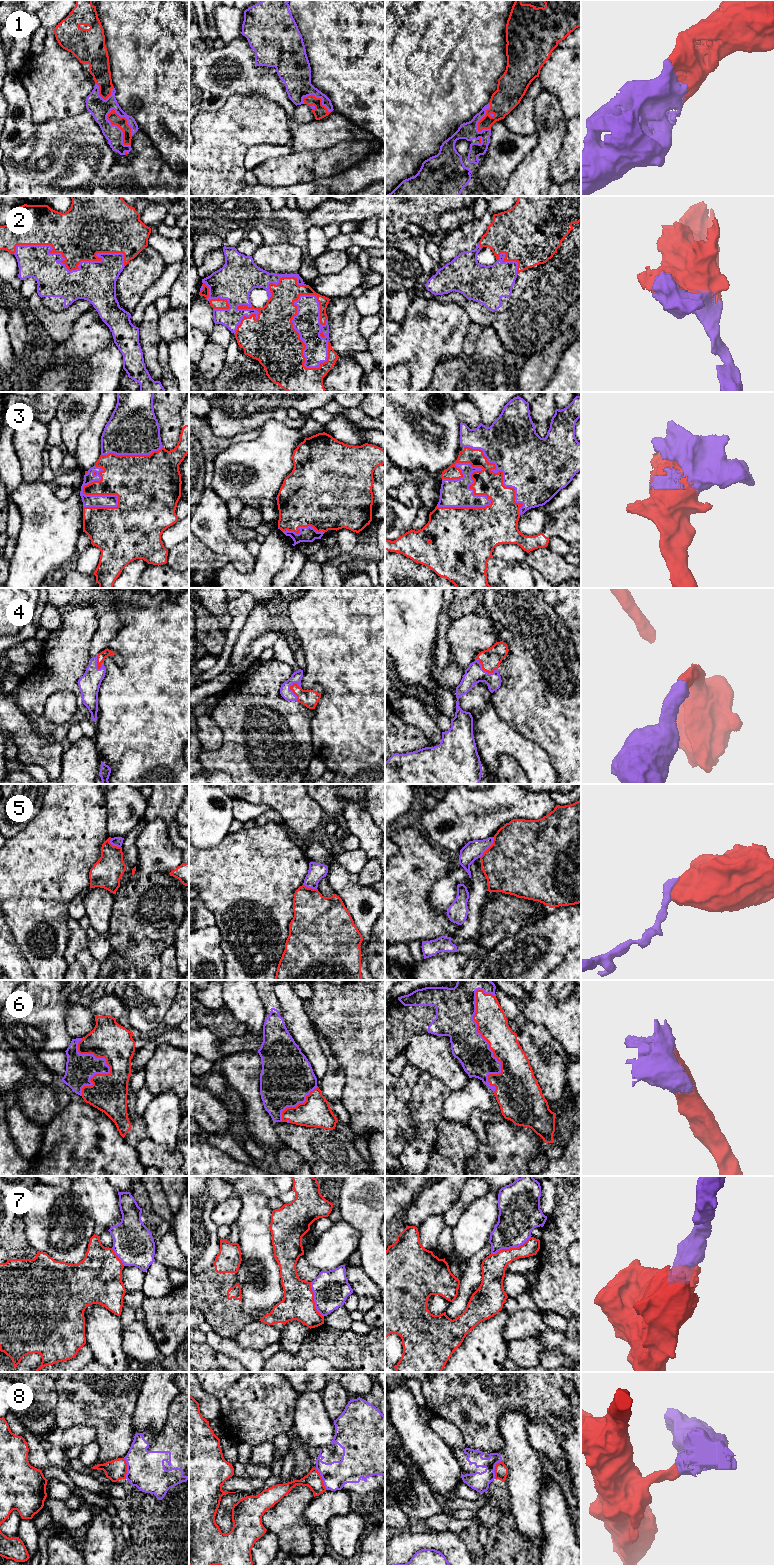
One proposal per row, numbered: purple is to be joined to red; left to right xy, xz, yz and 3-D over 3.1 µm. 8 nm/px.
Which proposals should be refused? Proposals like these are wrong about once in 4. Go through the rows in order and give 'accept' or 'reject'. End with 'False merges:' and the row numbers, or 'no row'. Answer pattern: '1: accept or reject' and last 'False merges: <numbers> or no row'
1: accept
2: accept
3: accept
4: accept
5: reject
6: accept
7: reject
8: reject
False merges: 5, 7, 8

